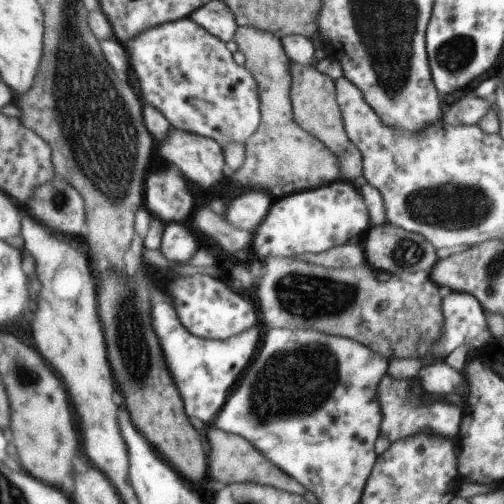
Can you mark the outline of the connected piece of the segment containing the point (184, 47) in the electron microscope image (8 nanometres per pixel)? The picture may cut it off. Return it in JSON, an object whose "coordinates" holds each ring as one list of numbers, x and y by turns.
{"coordinates":[[185,17,144,30,126,43,126,48,131,69,138,76,139,94,143,95,145,103,164,114,171,129,211,138,221,146,230,142,244,144,247,137,257,130,262,112,255,78,245,67,235,64,221,39,215,38,191,18]]}

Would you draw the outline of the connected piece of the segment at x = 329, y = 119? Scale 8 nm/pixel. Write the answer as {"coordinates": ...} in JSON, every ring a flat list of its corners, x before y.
{"coordinates":[[290,63,291,104,294,122,306,133,320,140,335,156,341,180,352,182,362,175,362,157,358,148,349,139,342,123,342,116,336,101,336,84,330,75,319,72,311,65]]}

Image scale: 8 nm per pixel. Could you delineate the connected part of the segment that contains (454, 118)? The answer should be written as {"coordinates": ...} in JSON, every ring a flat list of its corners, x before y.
{"coordinates":[[466,92,449,101,443,120,451,126,477,125,493,108,493,98,479,99]]}

